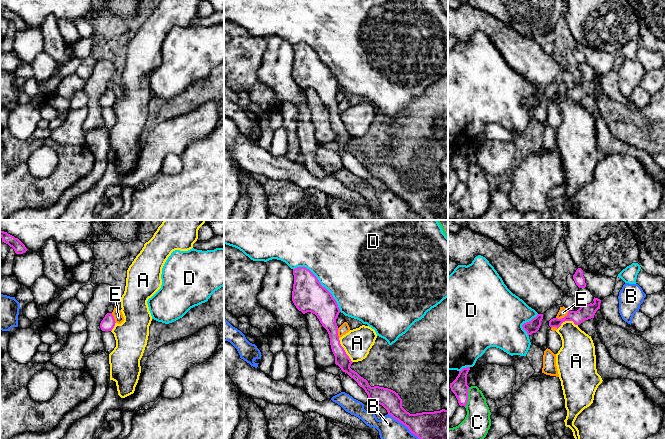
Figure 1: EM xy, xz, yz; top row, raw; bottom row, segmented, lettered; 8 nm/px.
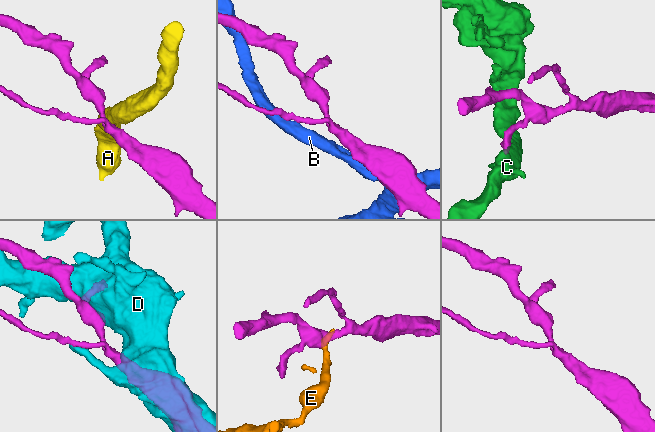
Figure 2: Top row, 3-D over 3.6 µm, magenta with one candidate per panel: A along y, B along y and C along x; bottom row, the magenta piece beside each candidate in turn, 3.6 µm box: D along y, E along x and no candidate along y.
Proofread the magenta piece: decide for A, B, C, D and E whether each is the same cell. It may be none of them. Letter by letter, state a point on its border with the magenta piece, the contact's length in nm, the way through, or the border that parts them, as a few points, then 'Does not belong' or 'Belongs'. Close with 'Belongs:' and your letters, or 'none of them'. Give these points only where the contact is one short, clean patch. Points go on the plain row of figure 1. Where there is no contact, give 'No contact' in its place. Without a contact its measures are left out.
A: Touches magenta at xz (344, 126). Shared border 240 nm. Boundary: xz (338, 114), (345, 129), (352, 138). Does not belong
B: Touches magenta at xz (406, 202). Shared border 380 nm. Does not belong
C: Touches magenta at yz (467, 173). Shared border 170 nm. Boundary: yz (469, 163), (467, 178), (464, 182). Does not belong
D: Touches magenta at xz (320, 59). Shared border 500 nm. Does not belong
E: Touches magenta at yz (562, 94). Shared border 120 nm. Boundary: yz (568, 87), (563, 93), (556, 94). Does not belong
Belongs: none of them

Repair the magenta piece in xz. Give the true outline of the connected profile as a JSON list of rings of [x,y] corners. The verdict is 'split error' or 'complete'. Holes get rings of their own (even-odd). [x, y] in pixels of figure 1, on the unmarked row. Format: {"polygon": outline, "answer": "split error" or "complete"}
{"polygon": [[[306,43],[293,45],[293,51],[292,77],[303,90],[315,90],[327,106],[335,140],[365,166],[370,177],[382,181],[389,191],[405,201],[424,220],[448,220],[448,186],[410,190],[402,183],[398,169],[384,163],[371,163],[366,155],[350,144],[353,138],[340,120],[336,99],[340,85],[332,70]]], "answer": "complete"}

